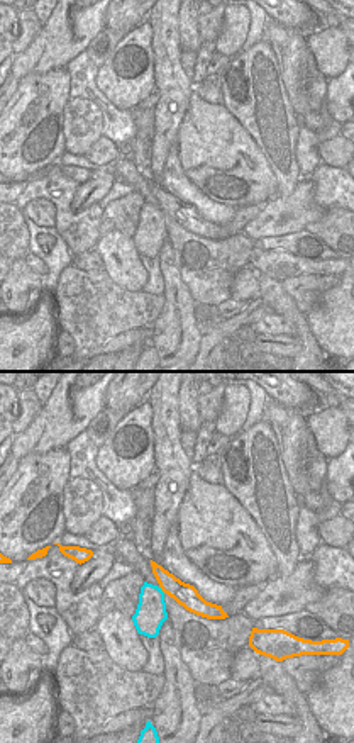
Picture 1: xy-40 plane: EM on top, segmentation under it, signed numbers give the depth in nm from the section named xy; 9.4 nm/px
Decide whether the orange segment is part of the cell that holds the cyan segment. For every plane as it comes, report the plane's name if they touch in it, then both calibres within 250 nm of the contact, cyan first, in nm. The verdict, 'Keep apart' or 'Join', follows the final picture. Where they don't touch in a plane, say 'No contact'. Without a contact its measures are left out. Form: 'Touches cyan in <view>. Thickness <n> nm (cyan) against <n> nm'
Touches cyan in xy-40. Thickness 280 nm (cyan) against 220 nm.

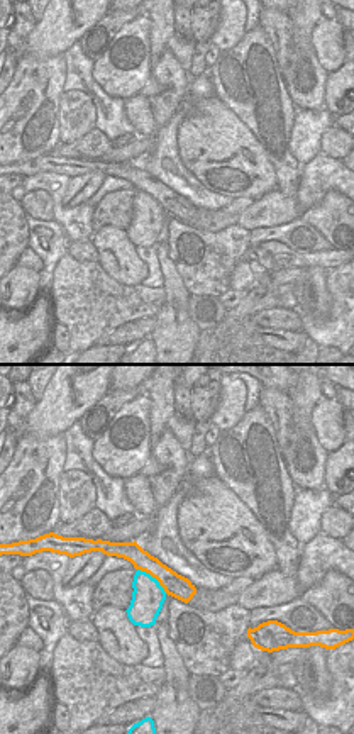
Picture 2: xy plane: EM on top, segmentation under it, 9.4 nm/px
Touches cyan in xy. Thickness 320 nm (cyan) against 220 nm.

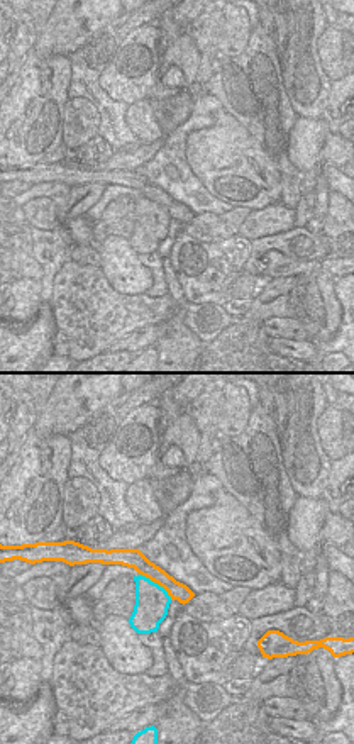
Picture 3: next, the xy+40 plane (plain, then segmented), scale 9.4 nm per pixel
Touches cyan in xy+40. Thickness 320 nm (cyan) against 170 nm.

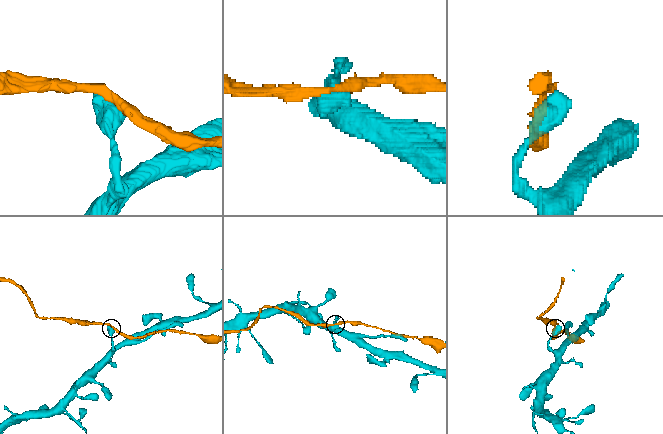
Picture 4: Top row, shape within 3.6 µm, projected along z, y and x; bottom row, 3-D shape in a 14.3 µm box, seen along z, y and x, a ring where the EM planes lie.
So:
Keep apart.

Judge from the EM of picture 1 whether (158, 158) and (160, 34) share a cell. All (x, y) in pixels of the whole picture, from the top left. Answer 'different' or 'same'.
same

